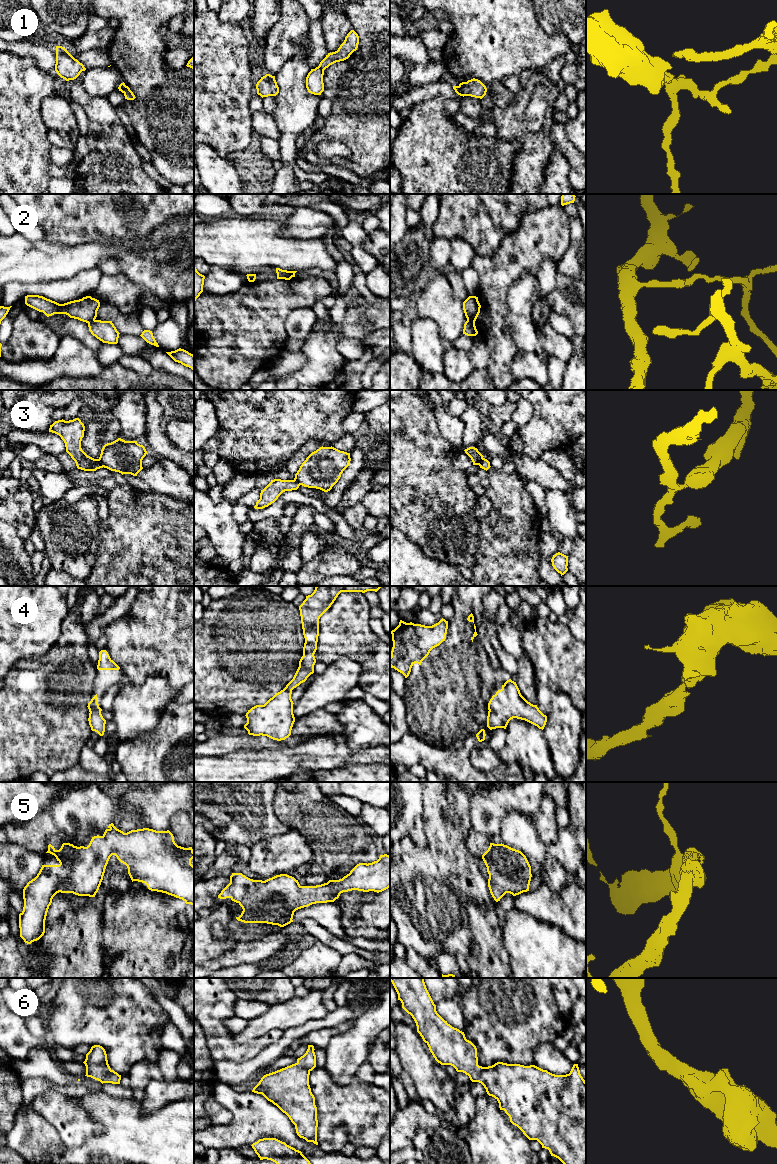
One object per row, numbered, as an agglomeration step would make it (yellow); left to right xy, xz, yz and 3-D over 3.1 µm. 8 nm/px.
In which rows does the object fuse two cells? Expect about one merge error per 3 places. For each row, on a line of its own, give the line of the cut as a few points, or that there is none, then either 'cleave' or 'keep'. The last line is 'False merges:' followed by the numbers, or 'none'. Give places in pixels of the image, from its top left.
1: cut in xz along (318, 66), (323, 70); cleave
2: cut in yz along (467, 319), (474, 323); cleave
3: cut in xy along (98, 459), (103, 466); cleave
4: no cut; keep
5: no cut; keep
6: no cut; keep
False merges: 1, 2, 3

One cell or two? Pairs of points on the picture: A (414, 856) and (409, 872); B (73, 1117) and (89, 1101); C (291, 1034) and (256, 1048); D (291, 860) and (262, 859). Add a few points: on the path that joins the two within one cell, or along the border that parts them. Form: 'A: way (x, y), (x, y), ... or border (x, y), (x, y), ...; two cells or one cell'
A: way (410, 860), (409, 868); one cell
B: border (80, 1099), (81, 1105), (99, 1123); two cells
C: border (284, 1031), (276, 1041), (269, 1043), (259, 1052); two cells
D: way (284, 860), (269, 860); one cell

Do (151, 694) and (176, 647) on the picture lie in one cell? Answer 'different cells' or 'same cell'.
different cells

